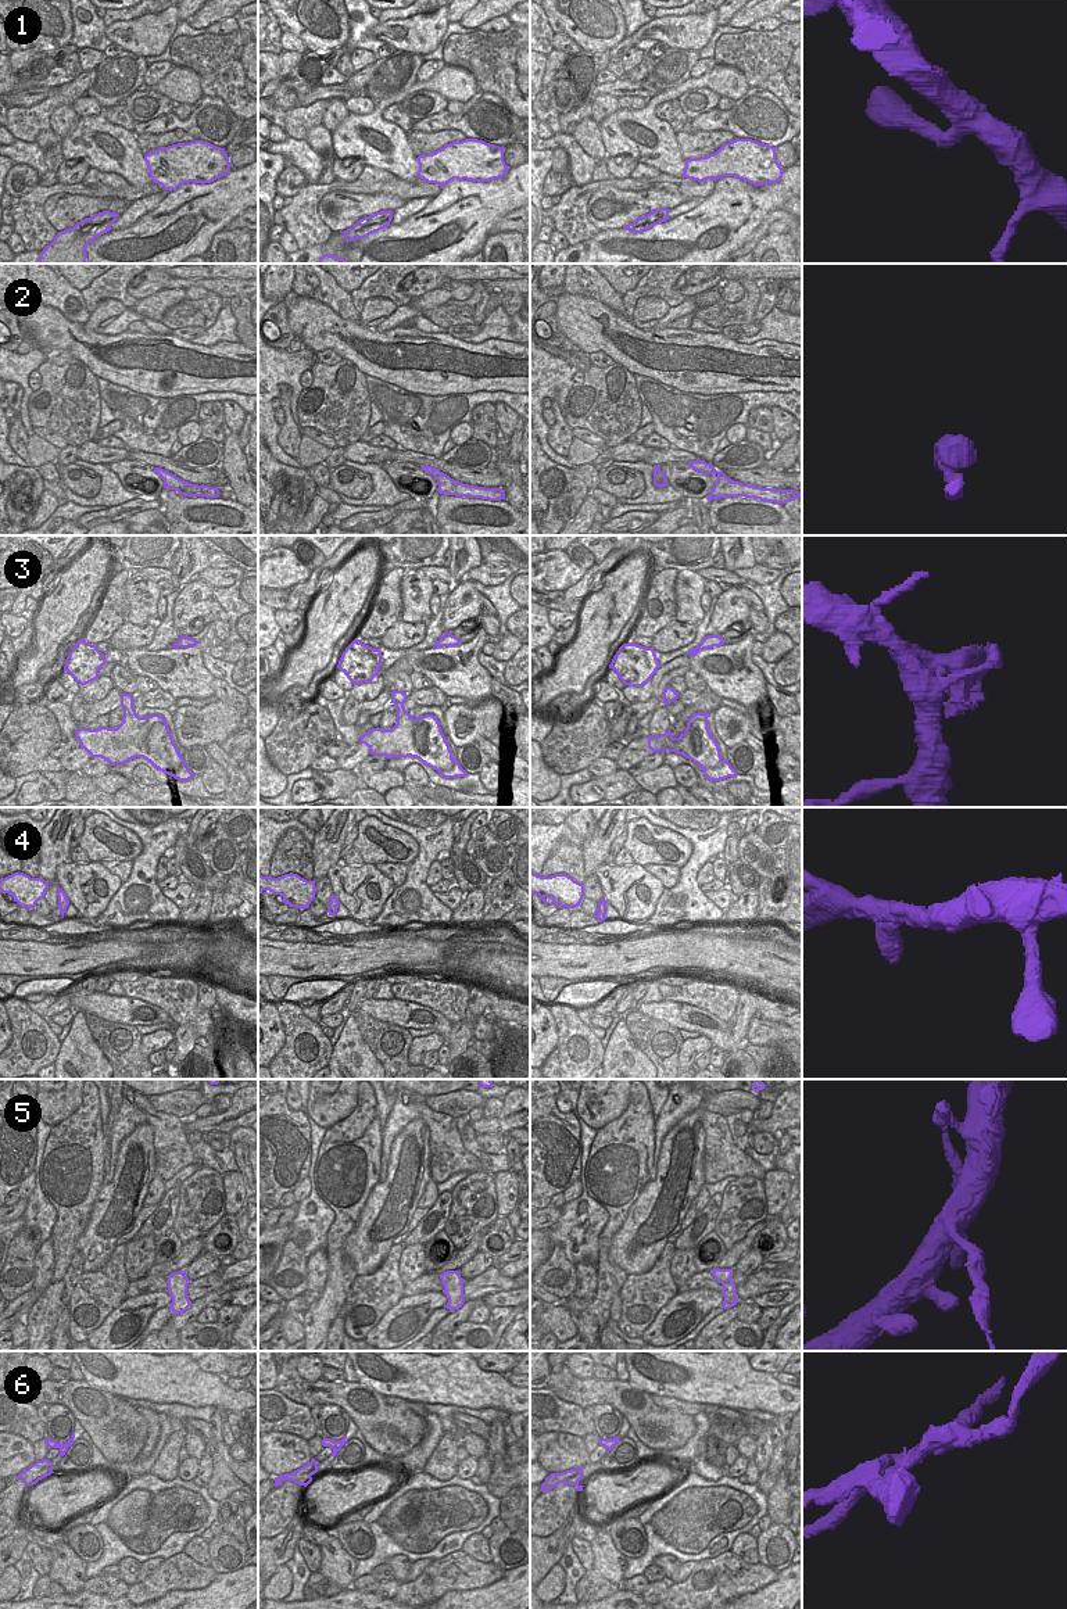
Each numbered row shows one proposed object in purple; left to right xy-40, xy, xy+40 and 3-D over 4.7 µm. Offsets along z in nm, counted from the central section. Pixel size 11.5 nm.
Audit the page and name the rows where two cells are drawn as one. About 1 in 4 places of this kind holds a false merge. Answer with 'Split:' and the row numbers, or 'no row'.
Split: 3, 5, 6

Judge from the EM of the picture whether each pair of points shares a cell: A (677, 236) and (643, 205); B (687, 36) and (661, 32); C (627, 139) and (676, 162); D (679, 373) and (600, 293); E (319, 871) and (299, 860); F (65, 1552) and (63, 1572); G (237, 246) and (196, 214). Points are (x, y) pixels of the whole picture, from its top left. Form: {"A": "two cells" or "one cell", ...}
{"A": "two cells", "B": "one cell", "C": "one cell", "D": "two cells", "E": "two cells", "F": "one cell", "G": "two cells"}

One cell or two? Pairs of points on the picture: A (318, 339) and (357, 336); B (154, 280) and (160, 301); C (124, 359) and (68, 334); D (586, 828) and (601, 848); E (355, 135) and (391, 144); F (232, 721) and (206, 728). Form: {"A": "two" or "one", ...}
{"A": "one", "B": "two", "C": "one", "D": "two", "E": "one", "F": "one"}

